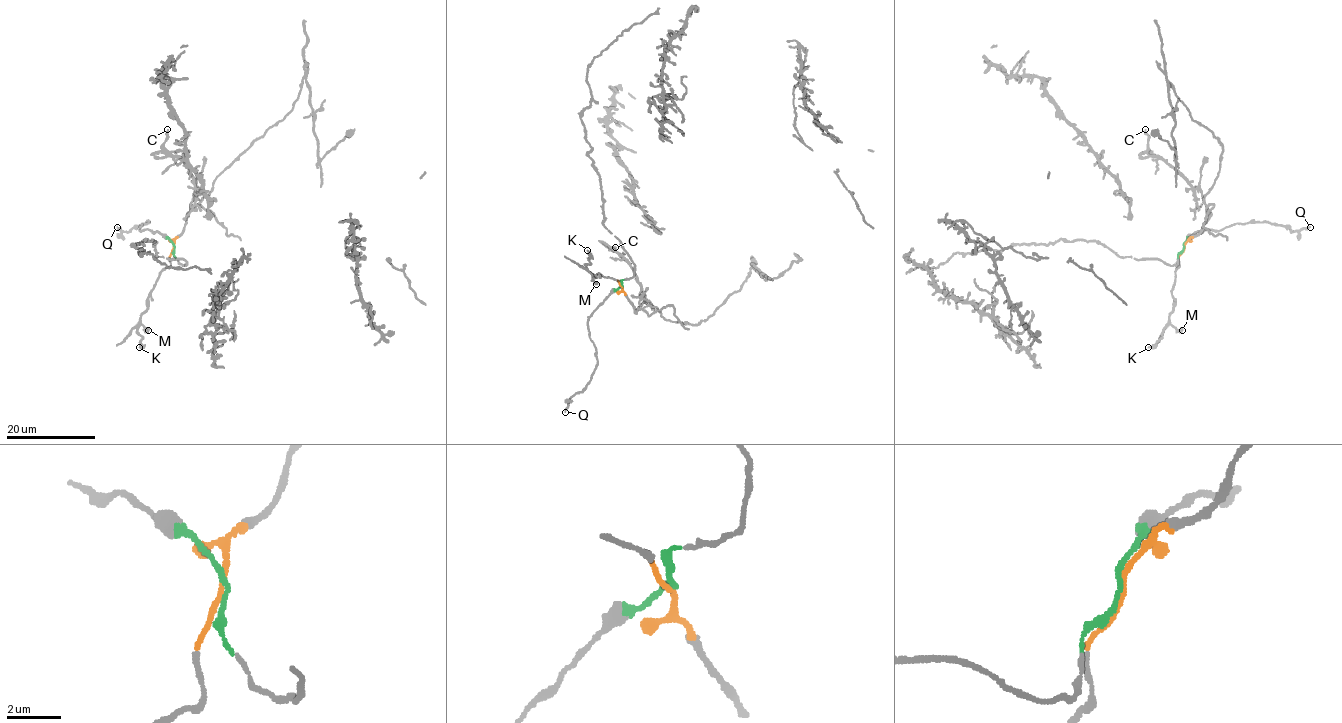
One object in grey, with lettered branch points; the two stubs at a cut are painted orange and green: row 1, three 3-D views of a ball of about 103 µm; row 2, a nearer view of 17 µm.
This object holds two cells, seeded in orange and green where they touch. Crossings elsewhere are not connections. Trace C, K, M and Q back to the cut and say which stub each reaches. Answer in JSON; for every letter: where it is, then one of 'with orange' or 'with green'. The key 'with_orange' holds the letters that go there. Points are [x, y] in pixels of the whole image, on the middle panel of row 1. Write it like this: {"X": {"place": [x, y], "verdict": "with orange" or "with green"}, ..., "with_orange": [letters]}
{"C": {"place": [615, 247], "verdict": "with orange"}, "K": {"place": [587, 250], "verdict": "with orange"}, "M": {"place": [596, 284], "verdict": "with orange"}, "Q": {"place": [565, 412], "verdict": "with green"}, "with_orange": ["C", "K", "M"]}

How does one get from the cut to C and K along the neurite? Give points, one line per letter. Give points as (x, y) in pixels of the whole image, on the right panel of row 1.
C: (1184, 246), (1200, 232), (1208, 219), (1206, 204), (1199, 187), (1193, 189), (1155, 157), (1148, 146), (1145, 129)
K: (1184, 246), (1179, 255), (1172, 292), (1173, 311), (1169, 323), (1162, 337), (1148, 347)

